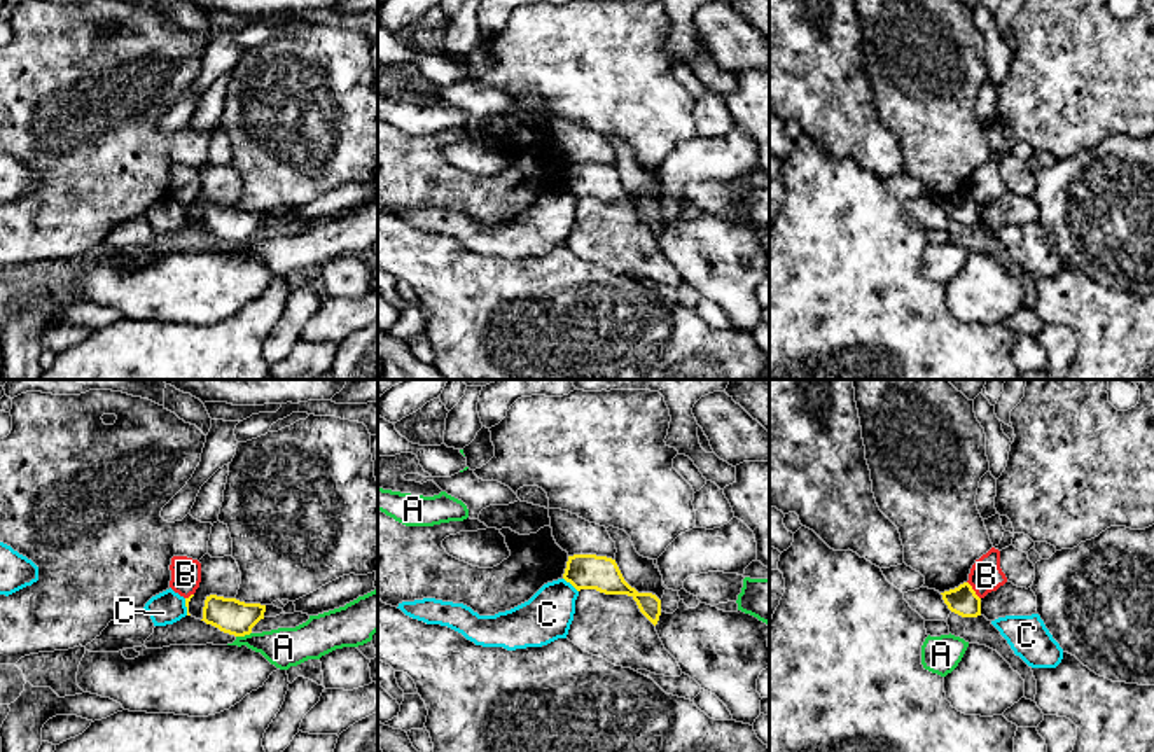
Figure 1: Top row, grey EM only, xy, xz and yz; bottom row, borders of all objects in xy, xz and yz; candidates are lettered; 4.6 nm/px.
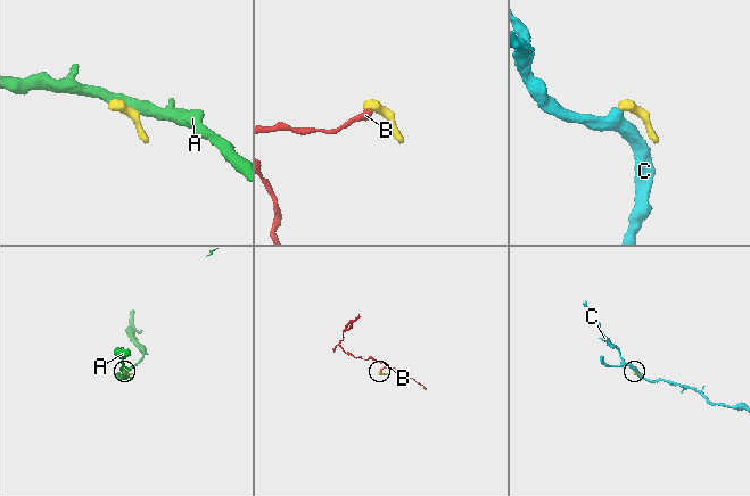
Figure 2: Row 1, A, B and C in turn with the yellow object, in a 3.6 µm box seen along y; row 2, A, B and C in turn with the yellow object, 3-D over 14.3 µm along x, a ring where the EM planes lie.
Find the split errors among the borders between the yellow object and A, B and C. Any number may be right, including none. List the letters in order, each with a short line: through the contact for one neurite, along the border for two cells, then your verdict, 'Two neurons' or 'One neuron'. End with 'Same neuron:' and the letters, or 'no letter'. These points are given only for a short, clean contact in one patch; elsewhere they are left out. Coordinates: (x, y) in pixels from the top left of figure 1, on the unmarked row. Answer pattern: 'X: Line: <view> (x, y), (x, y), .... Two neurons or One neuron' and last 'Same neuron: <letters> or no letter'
A: Line: xy (250, 240), (236, 245). Two neurons
B: Line: yz (967, 189), (980, 207). Two neurons
C: Line: xz (563, 186), (577, 200). Two neurons
Same neuron: no letter

